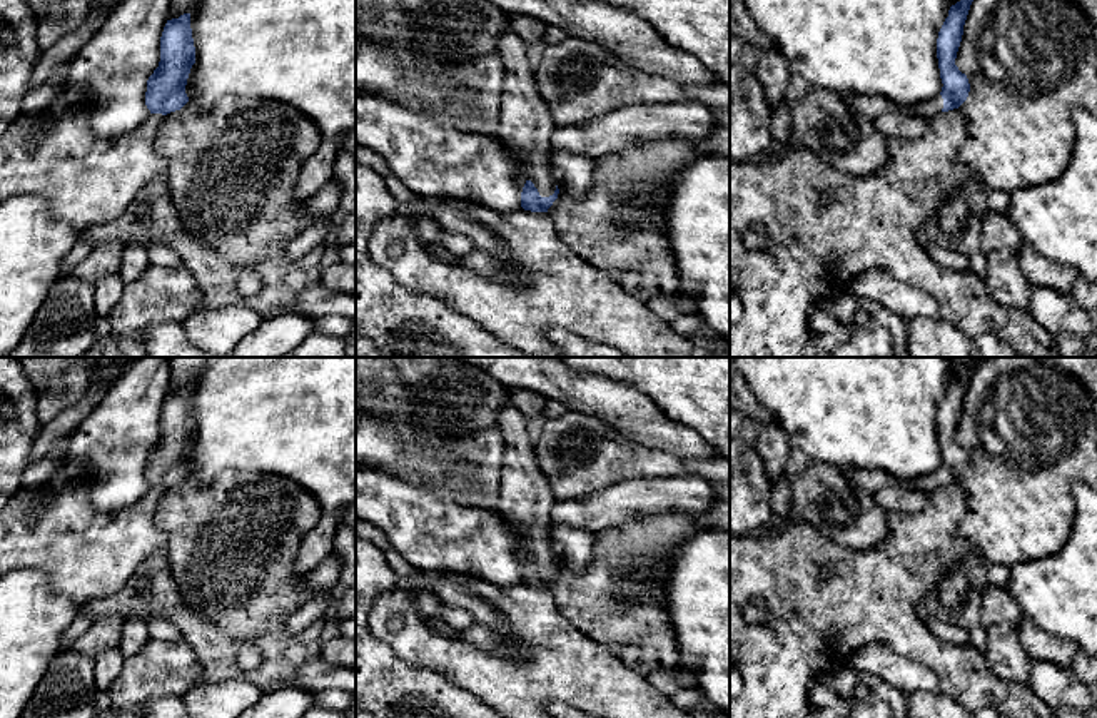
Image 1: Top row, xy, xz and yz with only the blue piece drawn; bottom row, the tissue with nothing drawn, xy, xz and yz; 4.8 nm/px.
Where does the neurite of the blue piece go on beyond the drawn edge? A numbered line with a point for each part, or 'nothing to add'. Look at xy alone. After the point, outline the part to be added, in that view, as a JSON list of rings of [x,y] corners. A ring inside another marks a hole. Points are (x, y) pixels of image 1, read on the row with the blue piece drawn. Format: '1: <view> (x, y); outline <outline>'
nothing to add

